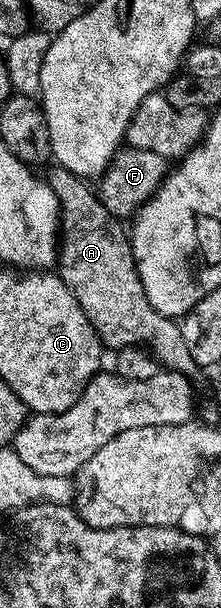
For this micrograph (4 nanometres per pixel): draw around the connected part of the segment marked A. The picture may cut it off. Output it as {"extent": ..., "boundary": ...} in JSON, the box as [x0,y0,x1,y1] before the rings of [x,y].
{"extent":[45,164,201,379],"boundary":[[[58,164],[51,168],[45,180],[59,201],[61,223],[57,273],[69,292],[77,296],[81,312],[89,316],[89,324],[93,324],[104,347],[114,352],[126,346],[139,346],[149,351],[162,369],[194,379],[201,368],[185,345],[180,323],[169,316],[161,316],[161,312],[149,304],[149,296],[145,296],[145,284],[141,284],[137,272],[128,227],[108,212],[98,193],[92,187],[90,190],[84,179]]]}

